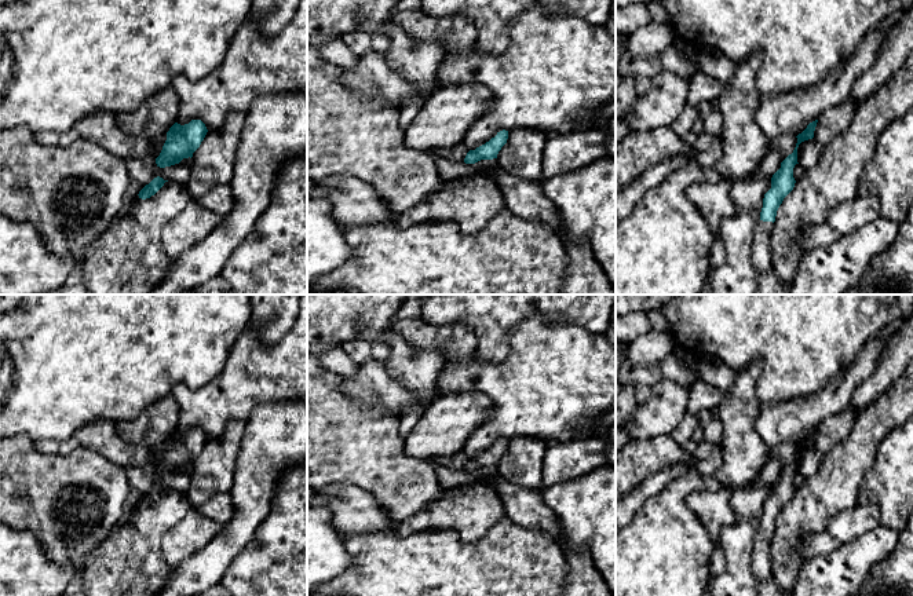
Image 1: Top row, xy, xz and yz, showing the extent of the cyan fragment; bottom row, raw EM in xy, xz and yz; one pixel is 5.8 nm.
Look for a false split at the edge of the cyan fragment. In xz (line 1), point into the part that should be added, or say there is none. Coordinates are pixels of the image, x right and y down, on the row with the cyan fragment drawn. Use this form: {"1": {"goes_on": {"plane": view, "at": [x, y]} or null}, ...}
{"1": {"goes_on": null}}

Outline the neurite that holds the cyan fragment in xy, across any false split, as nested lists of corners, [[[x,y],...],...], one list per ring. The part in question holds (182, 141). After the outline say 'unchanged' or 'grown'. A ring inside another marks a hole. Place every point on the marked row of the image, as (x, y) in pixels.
[[[191,120],[185,125],[175,123],[167,132],[167,140],[156,158],[157,167],[165,168],[179,164],[183,158],[191,158],[207,132],[208,129],[201,120]]] | unchanged

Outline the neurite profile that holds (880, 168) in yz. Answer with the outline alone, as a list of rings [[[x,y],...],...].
[[[913,109],[880,135],[859,193],[880,202],[880,216],[903,223],[913,204]]]

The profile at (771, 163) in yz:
[[[768,146],[763,161],[757,167],[756,176],[760,179],[771,179],[773,175],[779,168],[781,168],[781,156],[775,149]]]

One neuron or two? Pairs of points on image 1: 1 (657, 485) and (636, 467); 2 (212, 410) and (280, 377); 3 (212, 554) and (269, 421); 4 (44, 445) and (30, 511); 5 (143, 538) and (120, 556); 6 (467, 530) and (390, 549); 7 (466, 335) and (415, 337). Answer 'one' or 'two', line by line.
1: two
2: one
3: one
4: two
5: one
6: two
7: one

